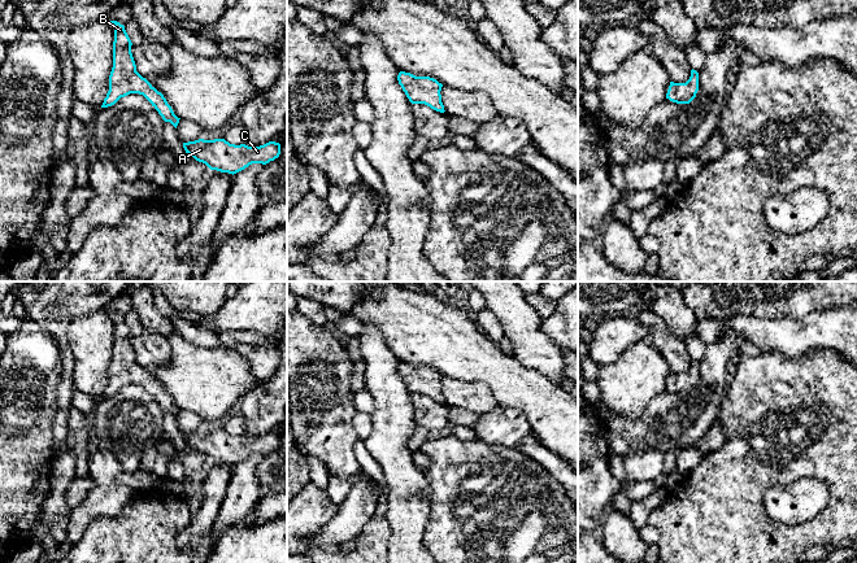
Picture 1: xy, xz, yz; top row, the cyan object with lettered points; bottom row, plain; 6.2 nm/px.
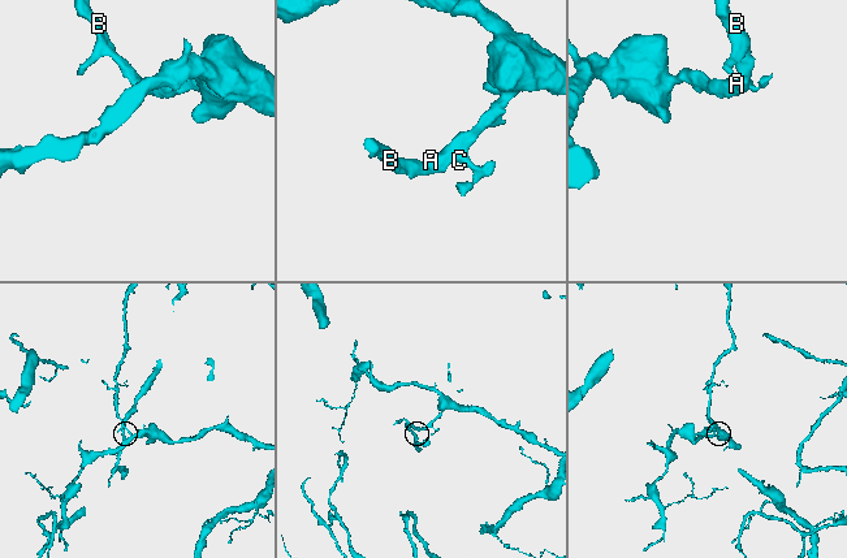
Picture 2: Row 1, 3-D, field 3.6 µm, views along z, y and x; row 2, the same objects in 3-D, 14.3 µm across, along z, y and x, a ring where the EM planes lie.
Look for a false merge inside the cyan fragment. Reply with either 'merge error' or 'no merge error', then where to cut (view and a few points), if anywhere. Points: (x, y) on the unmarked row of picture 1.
merge error; cut yz (669, 376), (688, 379), (696, 383)

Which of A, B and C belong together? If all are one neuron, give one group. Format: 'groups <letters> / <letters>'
groups A C / B

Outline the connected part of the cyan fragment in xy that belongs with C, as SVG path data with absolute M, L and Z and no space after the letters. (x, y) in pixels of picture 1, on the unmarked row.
M225 429L183 433L186 444L205 454L210 461L236 464L252 454L266 455L280 445L280 435L269 432L260 437L230 435Z

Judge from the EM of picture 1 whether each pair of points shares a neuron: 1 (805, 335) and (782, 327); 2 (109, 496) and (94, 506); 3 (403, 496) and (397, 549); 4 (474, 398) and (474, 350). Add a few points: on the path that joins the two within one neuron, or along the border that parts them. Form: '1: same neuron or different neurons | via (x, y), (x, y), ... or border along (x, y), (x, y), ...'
1: same neuron | via (800, 335), (790, 335), (787, 332)
2: same neuron | via (105, 500), (98, 503)
3: same neuron | via (403, 509), (403, 536)
4: different neurons | border along (444, 375), (452, 379), (483, 383), (496, 402)

